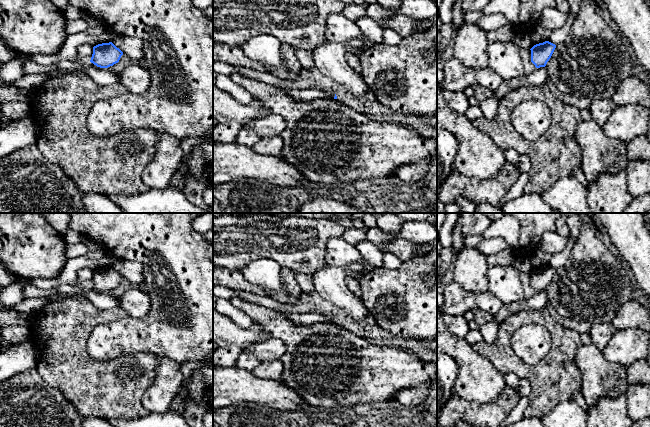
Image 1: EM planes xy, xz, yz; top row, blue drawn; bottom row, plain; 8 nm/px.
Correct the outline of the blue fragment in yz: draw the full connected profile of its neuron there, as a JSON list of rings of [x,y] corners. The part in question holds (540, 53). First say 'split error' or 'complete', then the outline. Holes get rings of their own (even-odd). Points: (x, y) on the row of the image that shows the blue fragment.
complete | [[[545,41],[534,45],[531,50],[531,62],[536,68],[545,67],[549,59],[551,58],[556,45]]]

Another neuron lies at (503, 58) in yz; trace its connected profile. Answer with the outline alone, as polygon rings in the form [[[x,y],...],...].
[[[489,42],[488,65],[502,79],[520,77],[524,74],[521,49],[514,43]]]

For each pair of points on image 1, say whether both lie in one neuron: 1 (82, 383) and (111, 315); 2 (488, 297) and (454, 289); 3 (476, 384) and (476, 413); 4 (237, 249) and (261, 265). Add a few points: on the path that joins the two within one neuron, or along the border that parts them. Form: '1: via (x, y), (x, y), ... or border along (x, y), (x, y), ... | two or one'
1: via (80, 364), (80, 336), (92, 324) | one
2: via (479, 299), (462, 298) | one
3: border along (454, 392), (479, 402), (492, 402), (499, 396) | two
4: border along (277, 263), (270, 258), (257, 258), (241, 270) | two

